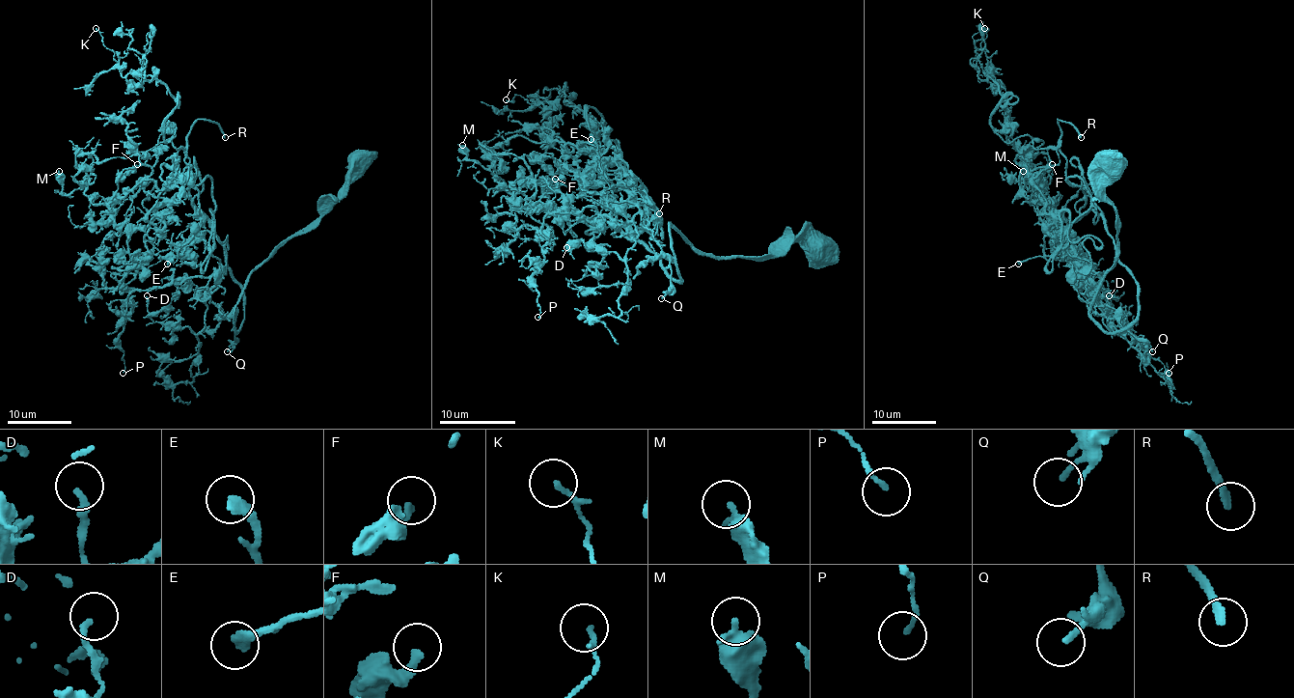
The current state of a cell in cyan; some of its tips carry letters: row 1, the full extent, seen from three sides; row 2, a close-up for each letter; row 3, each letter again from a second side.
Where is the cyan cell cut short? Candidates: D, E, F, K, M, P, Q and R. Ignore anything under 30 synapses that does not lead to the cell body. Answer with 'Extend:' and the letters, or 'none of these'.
Extend: none of these

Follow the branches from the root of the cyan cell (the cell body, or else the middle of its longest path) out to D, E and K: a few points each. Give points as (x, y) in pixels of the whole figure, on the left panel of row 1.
D: (359, 159), (252, 271), (236, 332), (242, 286), (188, 190), (145, 237), (177, 294), (147, 295)
E: (359, 159), (252, 271), (236, 332), (242, 286), (188, 190), (145, 237), (152, 254), (180, 248), (167, 264)
K: (359, 159), (252, 271), (236, 332), (242, 286), (164, 139), (177, 102), (123, 76), (96, 28)

